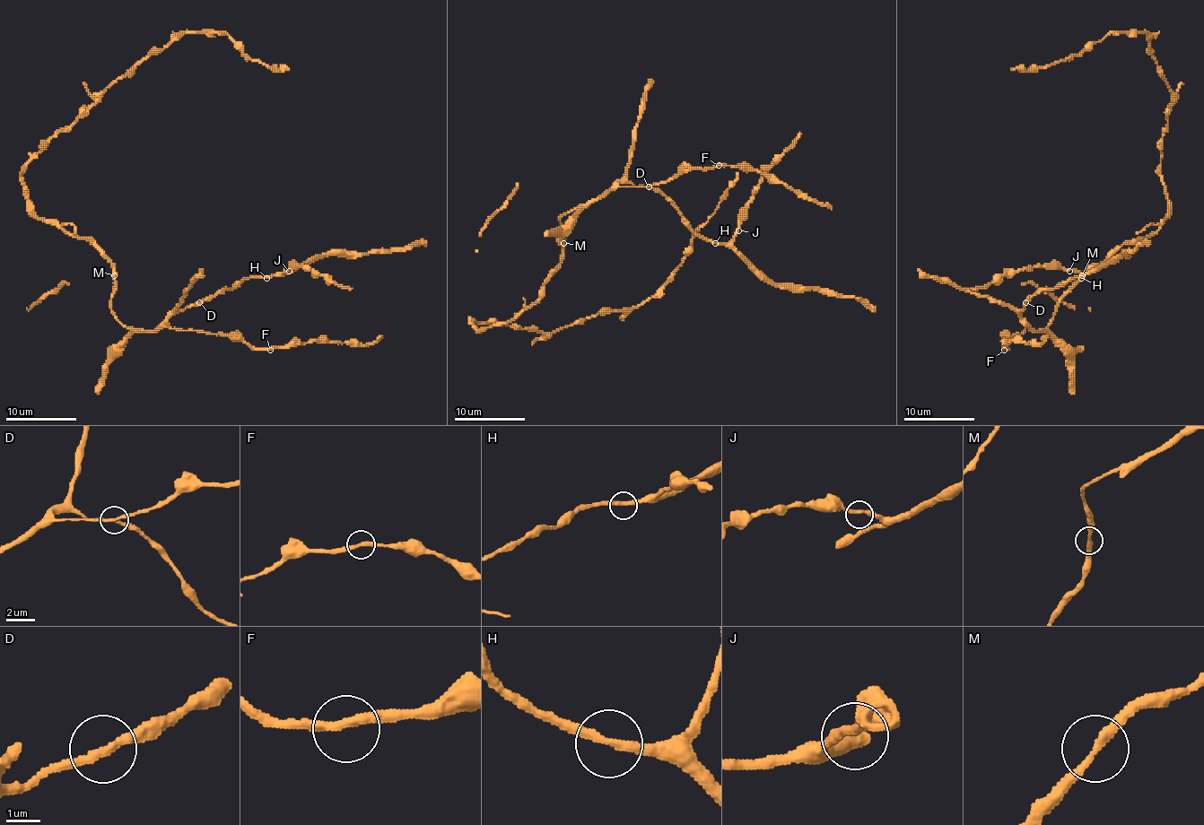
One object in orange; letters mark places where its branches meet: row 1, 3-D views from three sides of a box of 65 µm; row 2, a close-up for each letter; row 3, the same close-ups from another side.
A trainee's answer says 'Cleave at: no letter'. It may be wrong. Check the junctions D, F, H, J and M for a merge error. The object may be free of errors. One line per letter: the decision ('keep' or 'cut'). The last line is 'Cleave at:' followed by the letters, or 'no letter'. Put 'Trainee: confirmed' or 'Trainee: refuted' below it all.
D: keep
F: keep
H: keep
J: keep
M: keep
Cleave at: no letter
Trainee: confirmed

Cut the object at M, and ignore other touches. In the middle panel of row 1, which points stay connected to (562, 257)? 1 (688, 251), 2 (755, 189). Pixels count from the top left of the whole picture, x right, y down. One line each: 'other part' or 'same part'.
1: same part
2: other part

